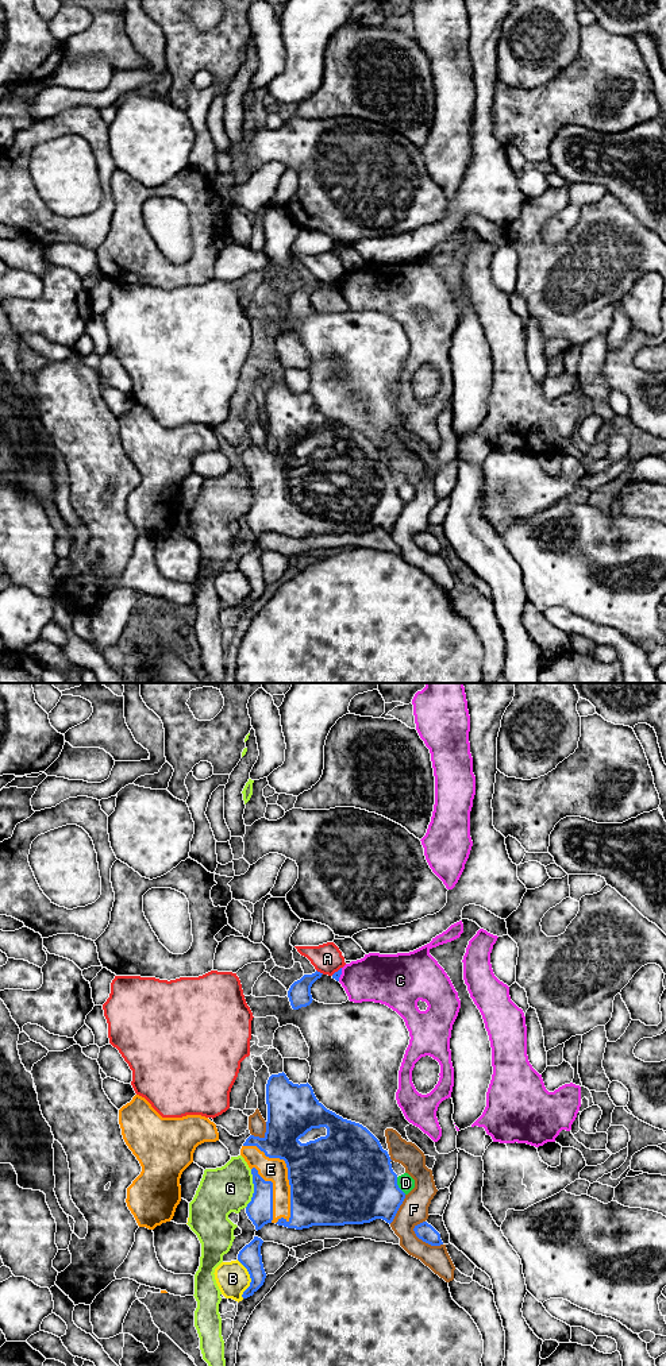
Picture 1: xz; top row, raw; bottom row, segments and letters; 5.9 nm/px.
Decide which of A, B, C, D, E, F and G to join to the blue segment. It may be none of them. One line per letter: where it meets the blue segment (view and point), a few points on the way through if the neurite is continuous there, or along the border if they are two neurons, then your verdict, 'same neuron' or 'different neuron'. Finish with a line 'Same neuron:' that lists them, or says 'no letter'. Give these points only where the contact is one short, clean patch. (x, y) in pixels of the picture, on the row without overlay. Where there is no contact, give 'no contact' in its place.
A: meets blue in xz at (319, 281); border along xz (316, 278), (323, 282); different neuron
B: meets blue in xz at (250, 586); different neuron
C: meets blue in xz at (341, 282); different neuron
D: meets blue in xz at (397, 494); different neuron
E: meets blue in xz at (288, 481); same neuron
F: meets blue in xz at (424, 550); different neuron
G: meets blue in xz at (254, 497); different neuron
Same neuron: E

